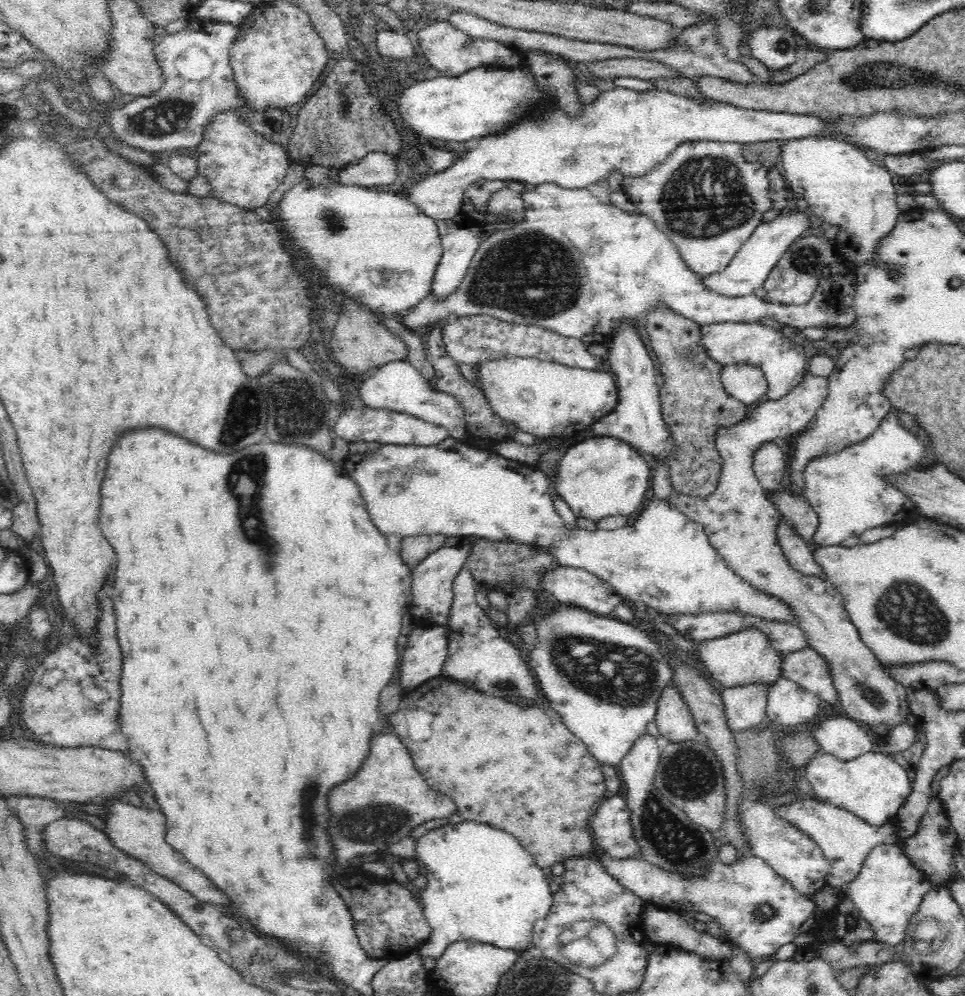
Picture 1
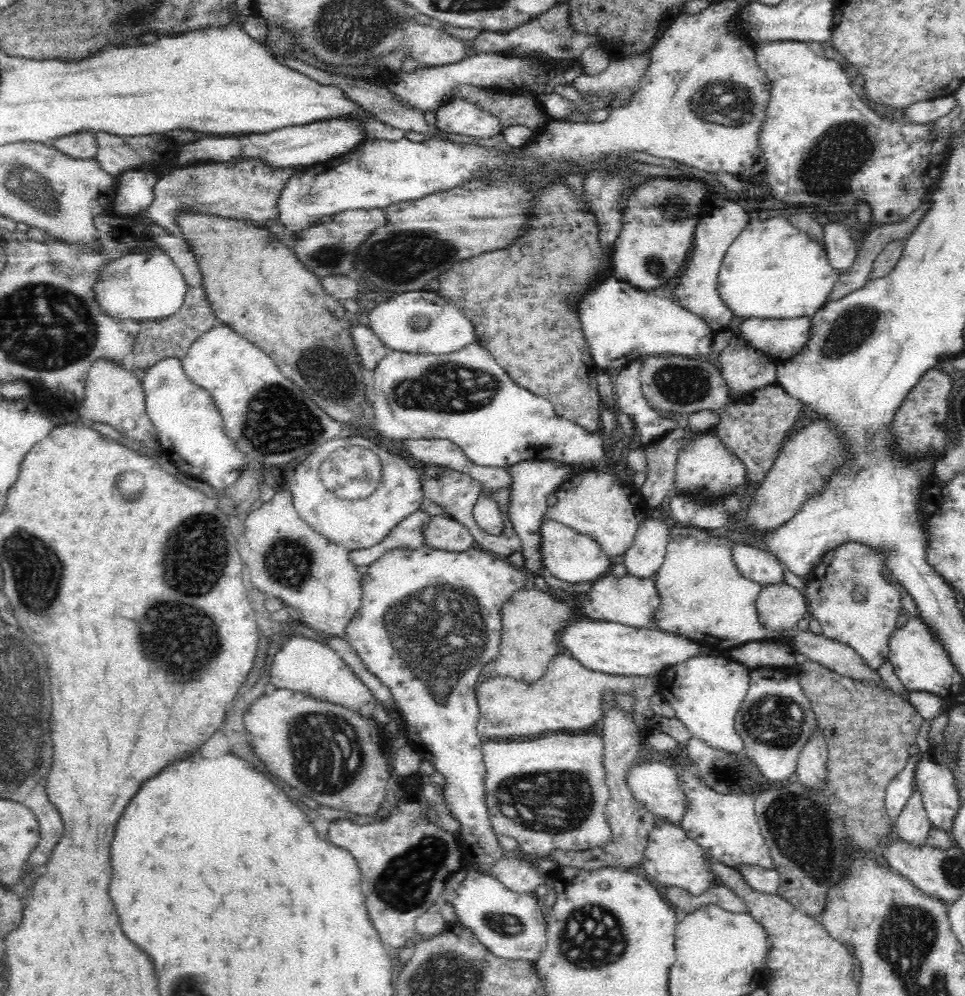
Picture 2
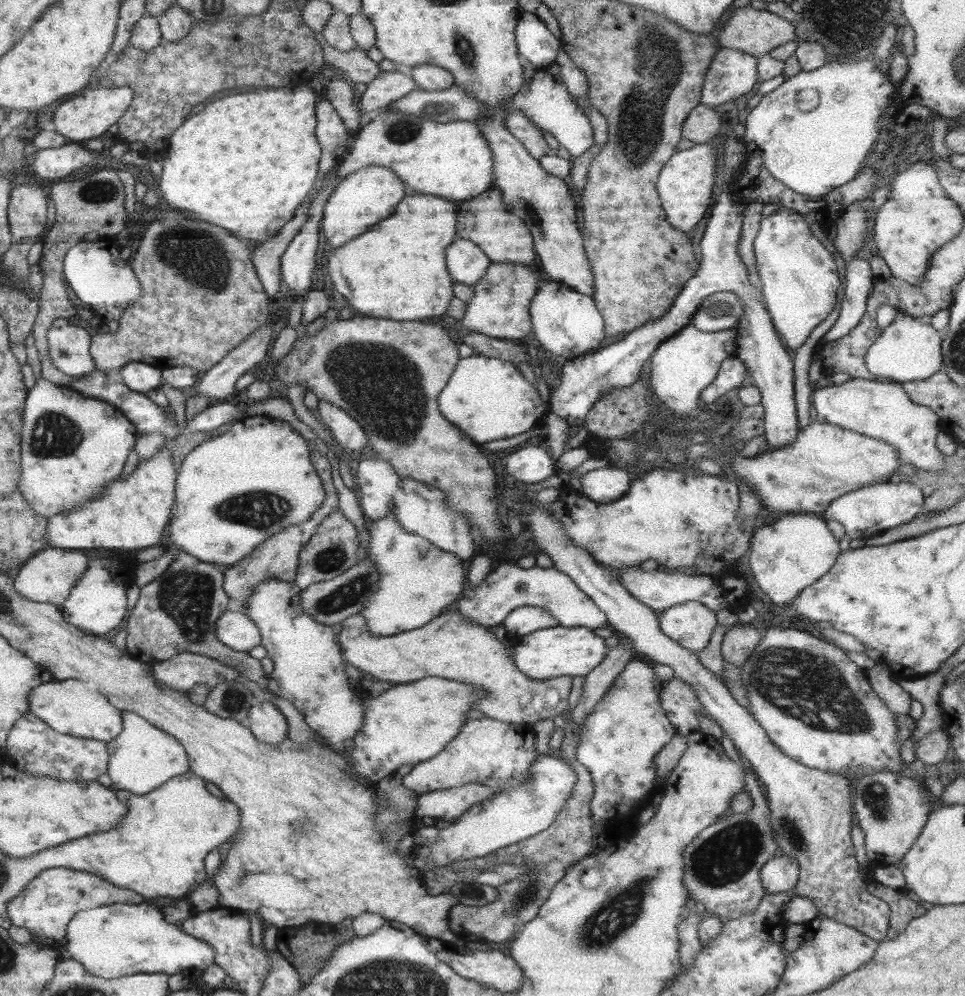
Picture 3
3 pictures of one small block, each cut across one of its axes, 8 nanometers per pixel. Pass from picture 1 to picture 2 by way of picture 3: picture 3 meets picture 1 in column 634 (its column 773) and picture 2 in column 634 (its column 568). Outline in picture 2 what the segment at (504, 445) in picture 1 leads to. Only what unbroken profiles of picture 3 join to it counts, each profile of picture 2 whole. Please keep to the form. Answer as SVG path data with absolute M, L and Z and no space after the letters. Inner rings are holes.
M638 358L623 367L614 380L614 391L618 396L619 410L628 414L640 435L640 443L647 445L660 440L677 427L678 423L662 417L648 405L640 385L642 364L644 358Z

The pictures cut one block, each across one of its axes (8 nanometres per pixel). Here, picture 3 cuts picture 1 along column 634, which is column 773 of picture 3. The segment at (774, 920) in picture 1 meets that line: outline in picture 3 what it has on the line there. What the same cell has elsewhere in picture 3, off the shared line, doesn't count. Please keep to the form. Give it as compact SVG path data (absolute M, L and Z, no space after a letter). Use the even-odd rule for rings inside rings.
M783 854L767 860L760 872L765 892L770 894L793 890L799 875L798 863Z

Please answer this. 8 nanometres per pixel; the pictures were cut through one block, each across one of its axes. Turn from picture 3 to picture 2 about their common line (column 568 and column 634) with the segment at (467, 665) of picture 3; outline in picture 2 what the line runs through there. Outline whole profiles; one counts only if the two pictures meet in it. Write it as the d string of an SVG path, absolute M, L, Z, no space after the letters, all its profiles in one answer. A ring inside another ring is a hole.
M567 652L558 654L550 660L546 674L536 684L526 684L507 676L481 680L476 687L480 709L477 734L484 741L504 741L556 730L588 730L588 726L603 718L602 696L606 690L612 690L614 694L632 693L637 698L632 712L634 722L645 729L655 715L650 707L650 698L659 693L661 680L661 673L648 676L604 674L586 668Z

